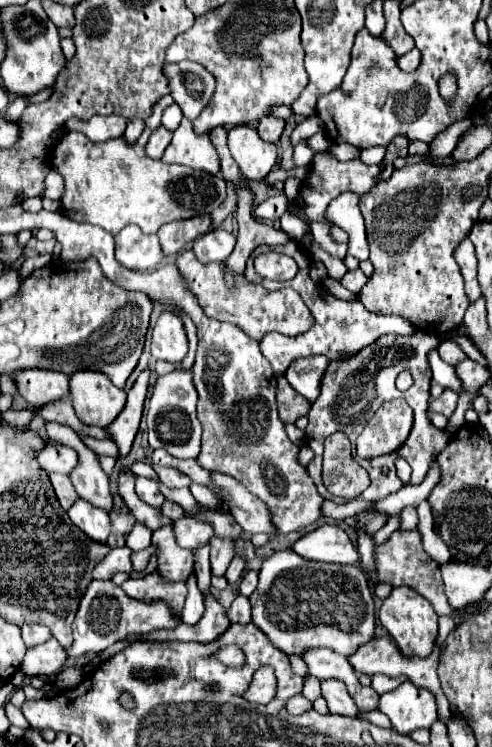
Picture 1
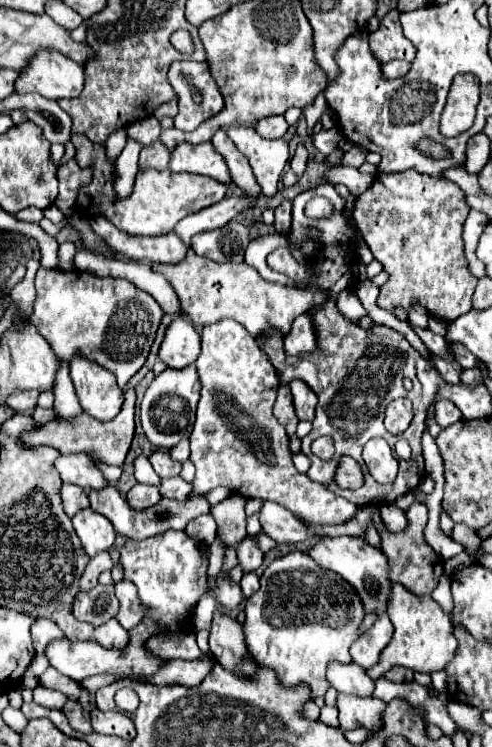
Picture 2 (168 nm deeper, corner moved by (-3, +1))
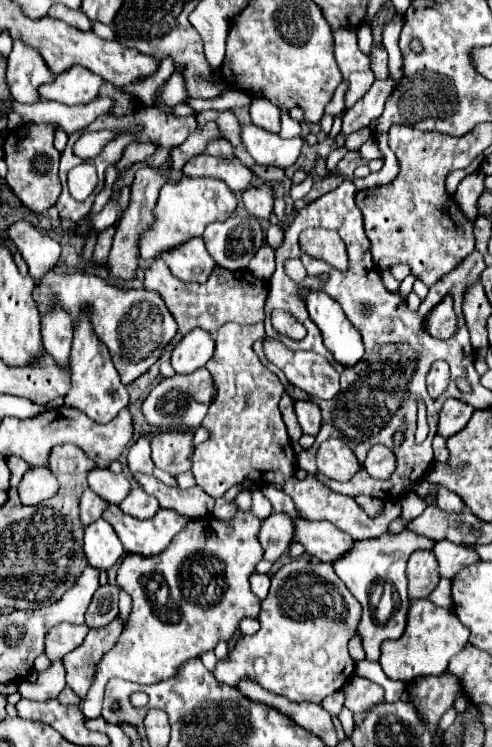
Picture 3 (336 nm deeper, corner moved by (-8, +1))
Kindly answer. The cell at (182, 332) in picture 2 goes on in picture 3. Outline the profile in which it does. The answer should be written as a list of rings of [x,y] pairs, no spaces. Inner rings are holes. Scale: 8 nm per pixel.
[[[192,329],[172,351],[172,367],[176,373],[188,375],[206,365],[214,353],[214,339],[204,329]]]

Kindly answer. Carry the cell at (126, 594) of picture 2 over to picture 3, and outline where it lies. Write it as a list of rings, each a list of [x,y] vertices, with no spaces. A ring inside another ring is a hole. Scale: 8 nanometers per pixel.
[[[118,615],[104,629],[90,629],[84,643],[64,657],[66,683],[68,683],[68,687],[74,689],[74,693],[78,697],[82,697],[82,699],[86,697],[88,685],[92,685],[92,667],[96,665],[96,661],[100,661],[100,657],[108,649],[112,649],[112,645],[120,637],[122,629],[124,629],[124,619]]]

